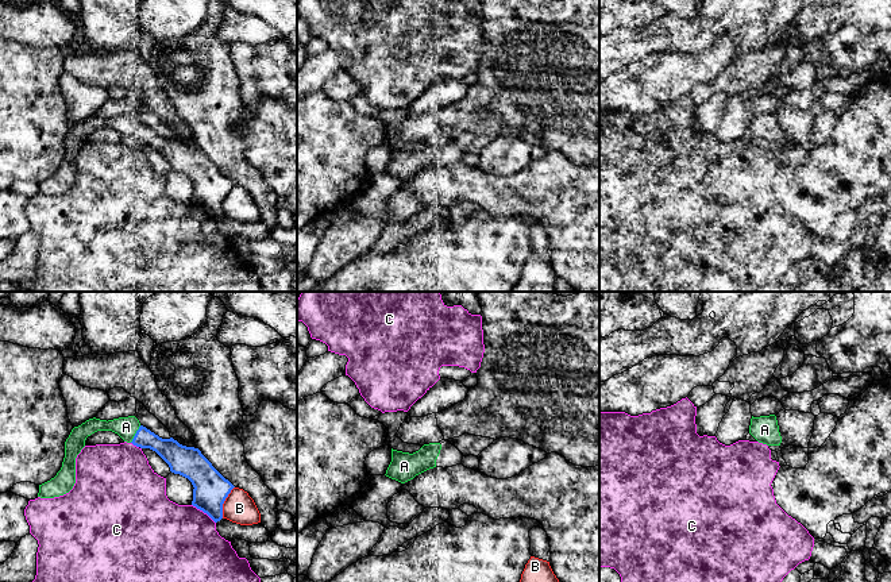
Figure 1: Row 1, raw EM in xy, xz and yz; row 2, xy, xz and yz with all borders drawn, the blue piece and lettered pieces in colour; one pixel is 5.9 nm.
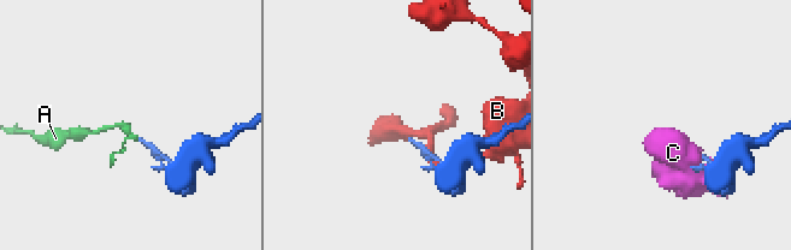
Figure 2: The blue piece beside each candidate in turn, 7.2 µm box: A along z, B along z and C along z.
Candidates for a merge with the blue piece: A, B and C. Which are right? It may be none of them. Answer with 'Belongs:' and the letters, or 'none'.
Belongs: A

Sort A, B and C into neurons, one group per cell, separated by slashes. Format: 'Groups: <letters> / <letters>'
Groups: A / B / C

